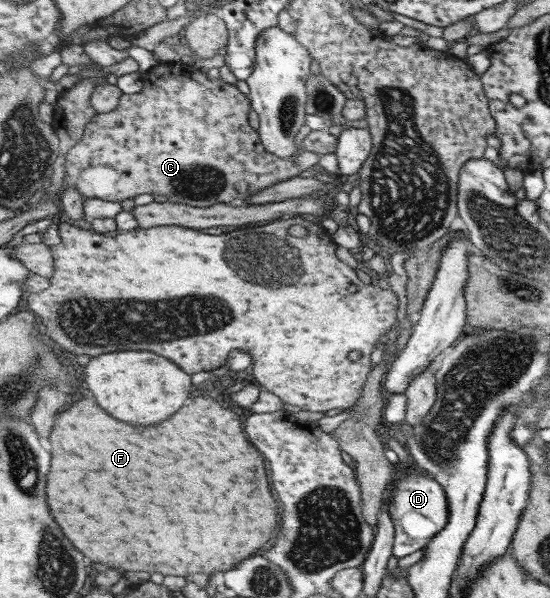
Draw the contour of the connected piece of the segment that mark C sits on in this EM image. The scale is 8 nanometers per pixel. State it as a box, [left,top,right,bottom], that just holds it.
[65,62,322,208]

